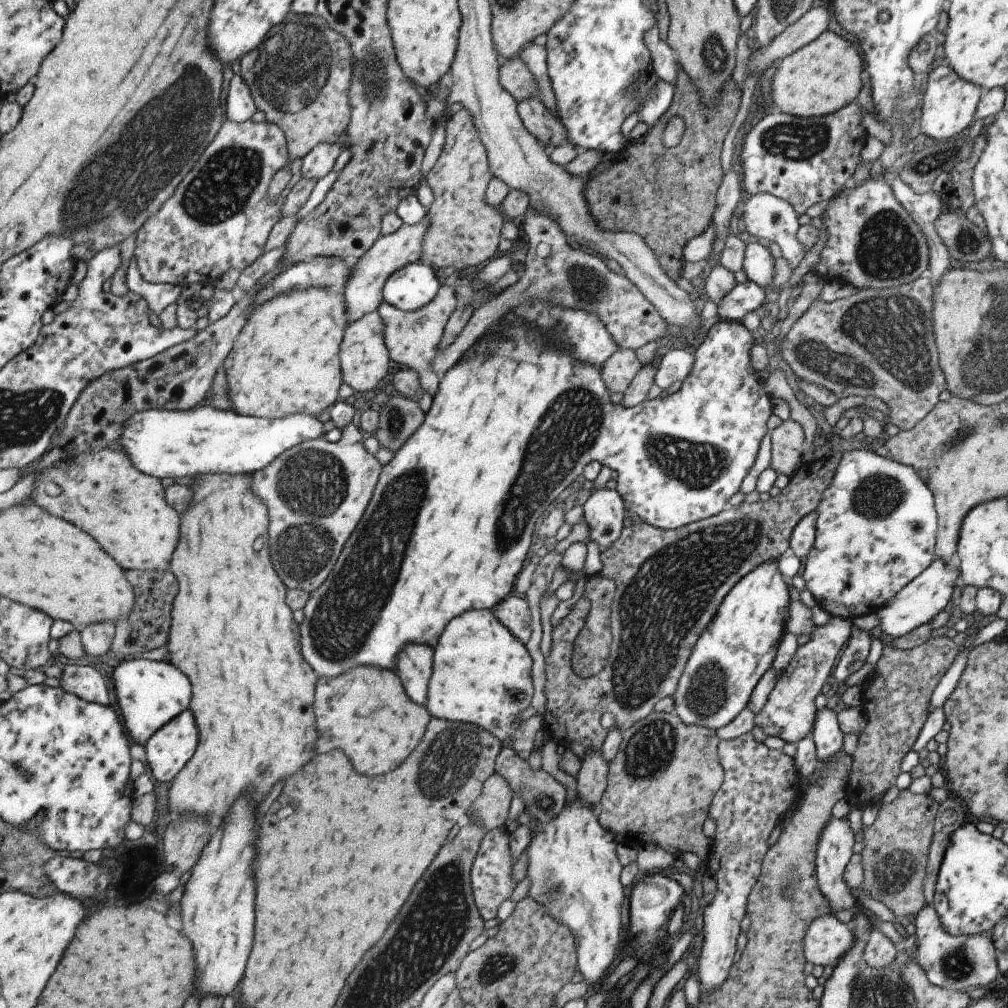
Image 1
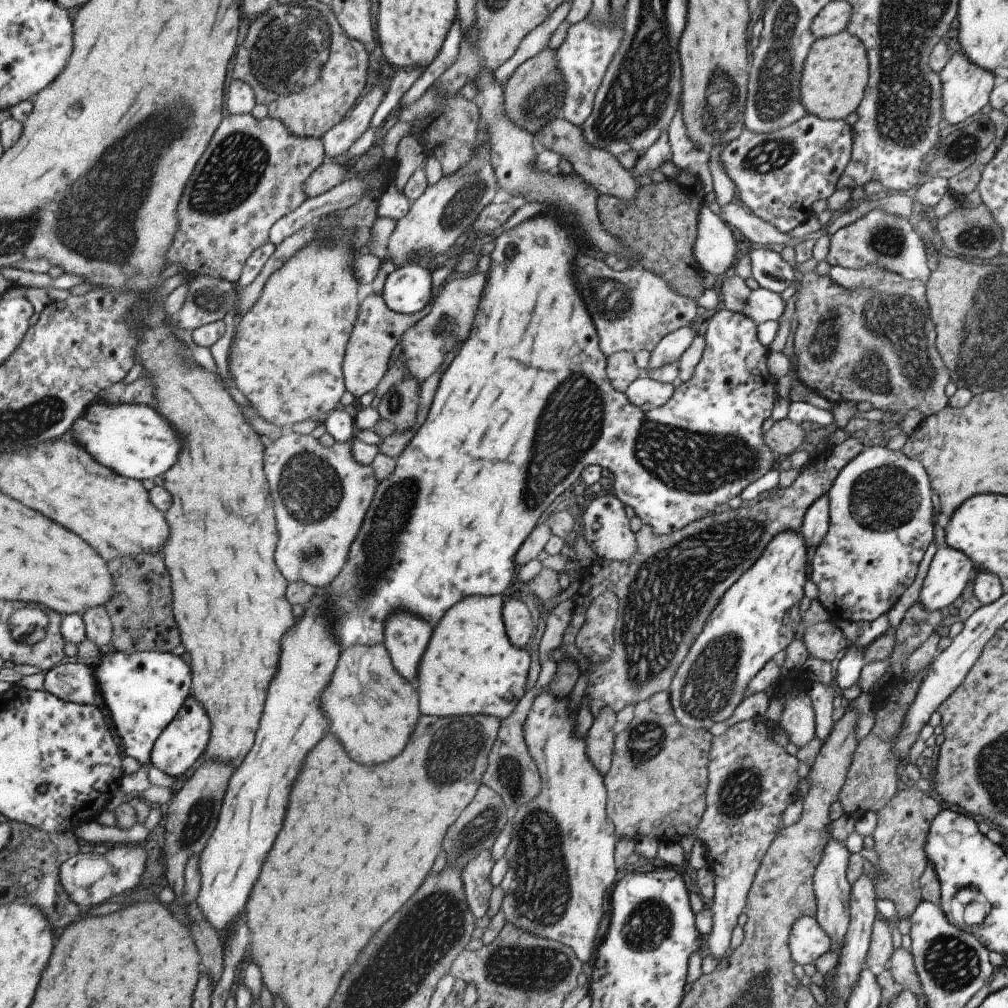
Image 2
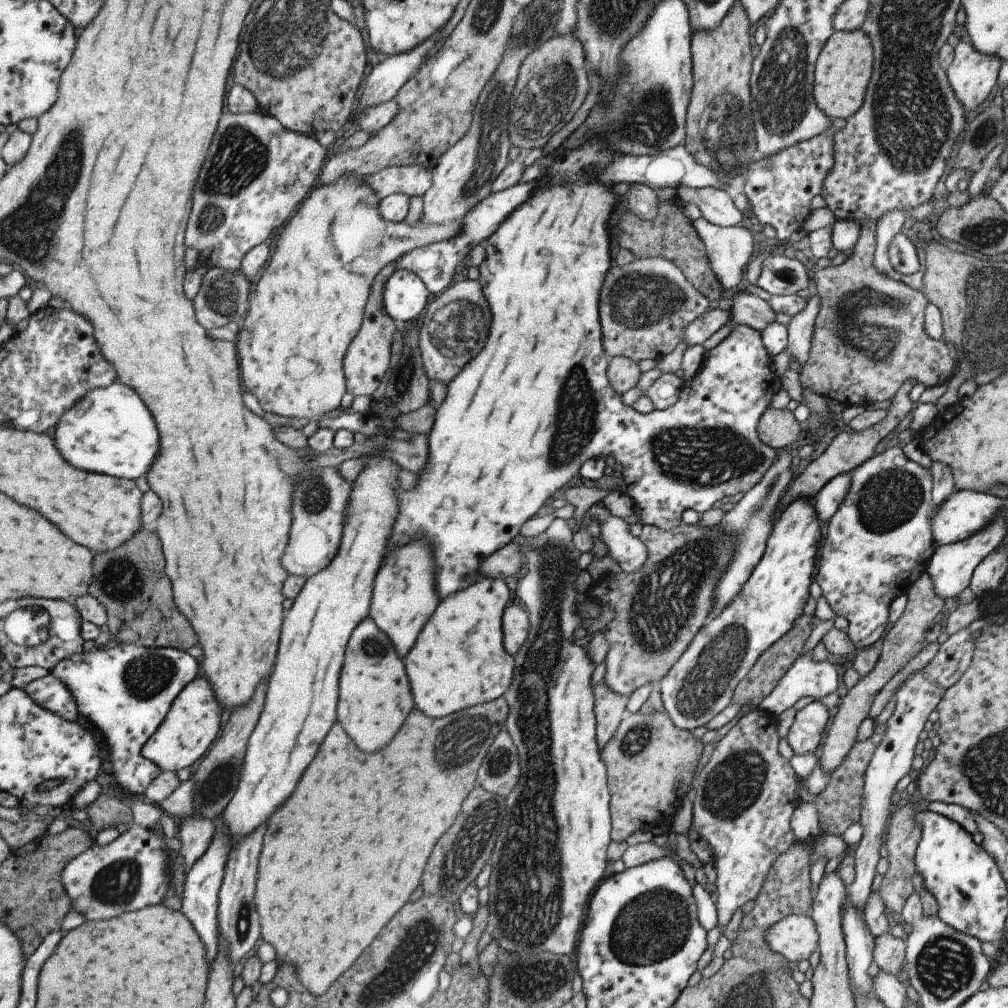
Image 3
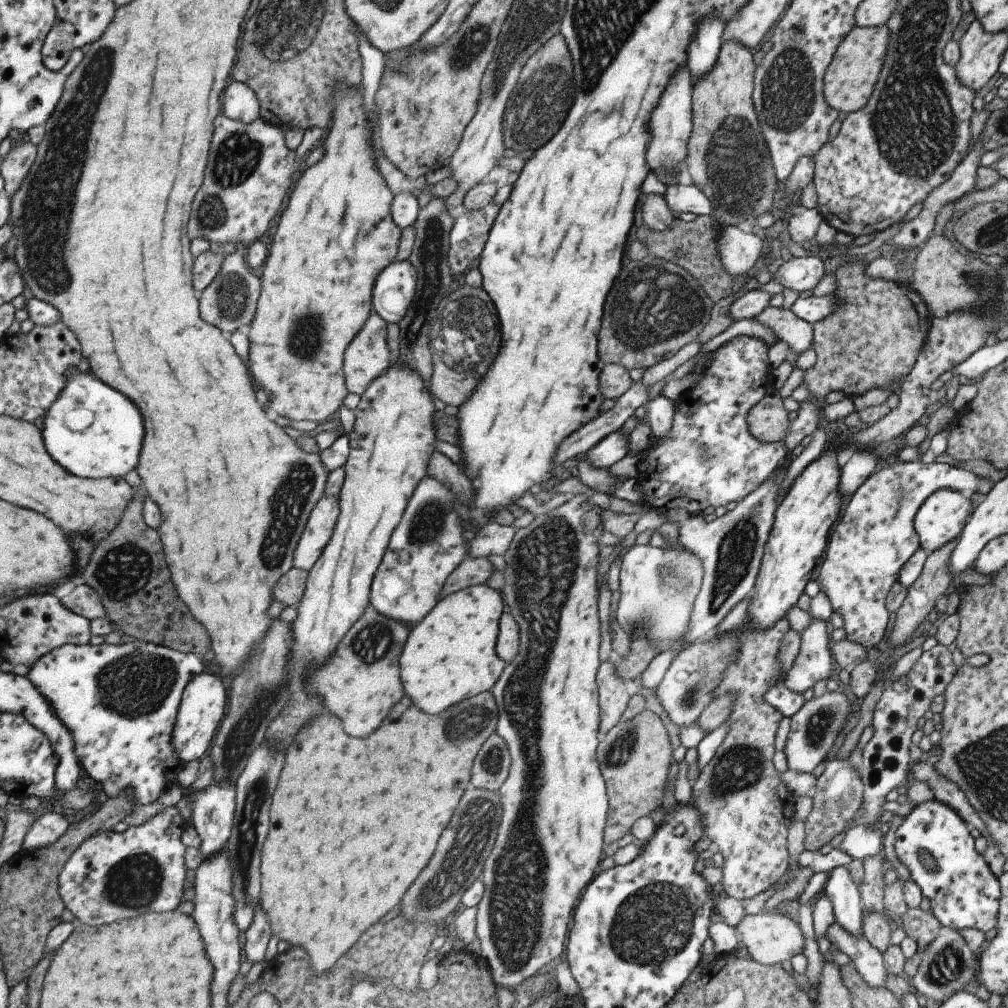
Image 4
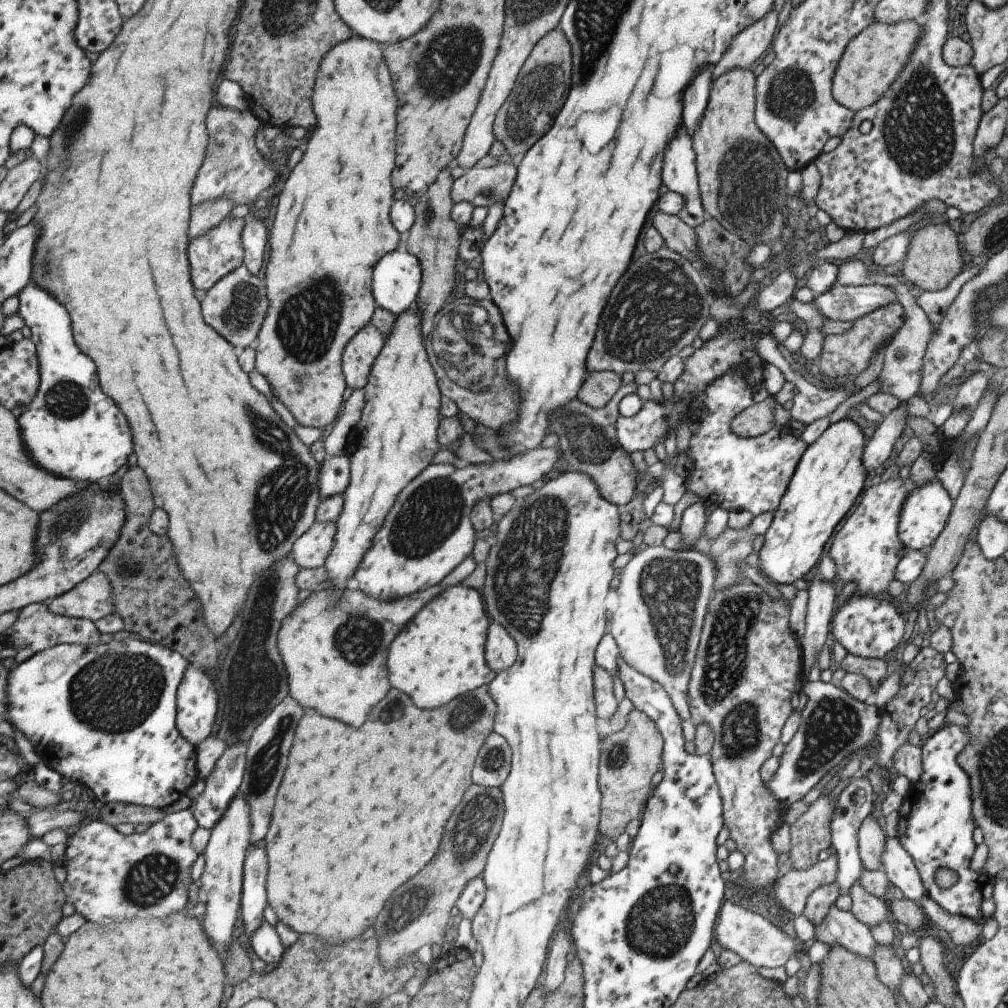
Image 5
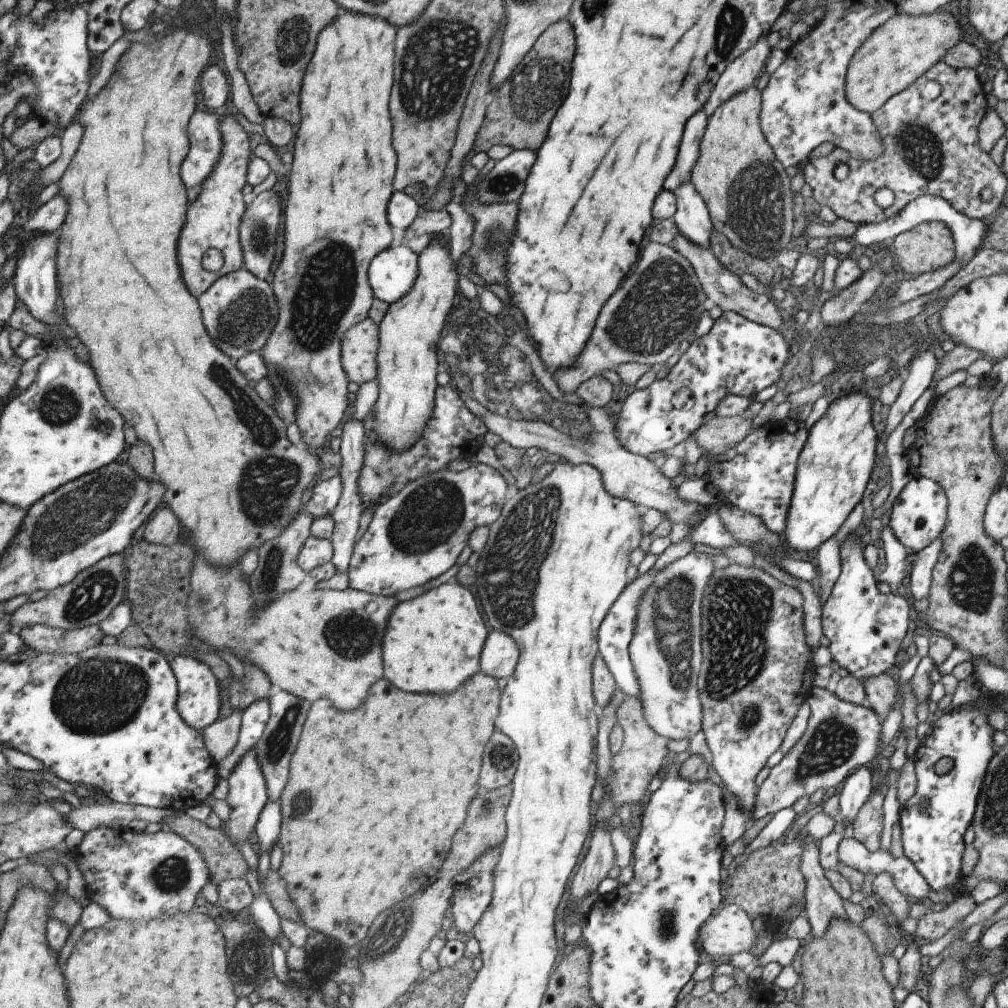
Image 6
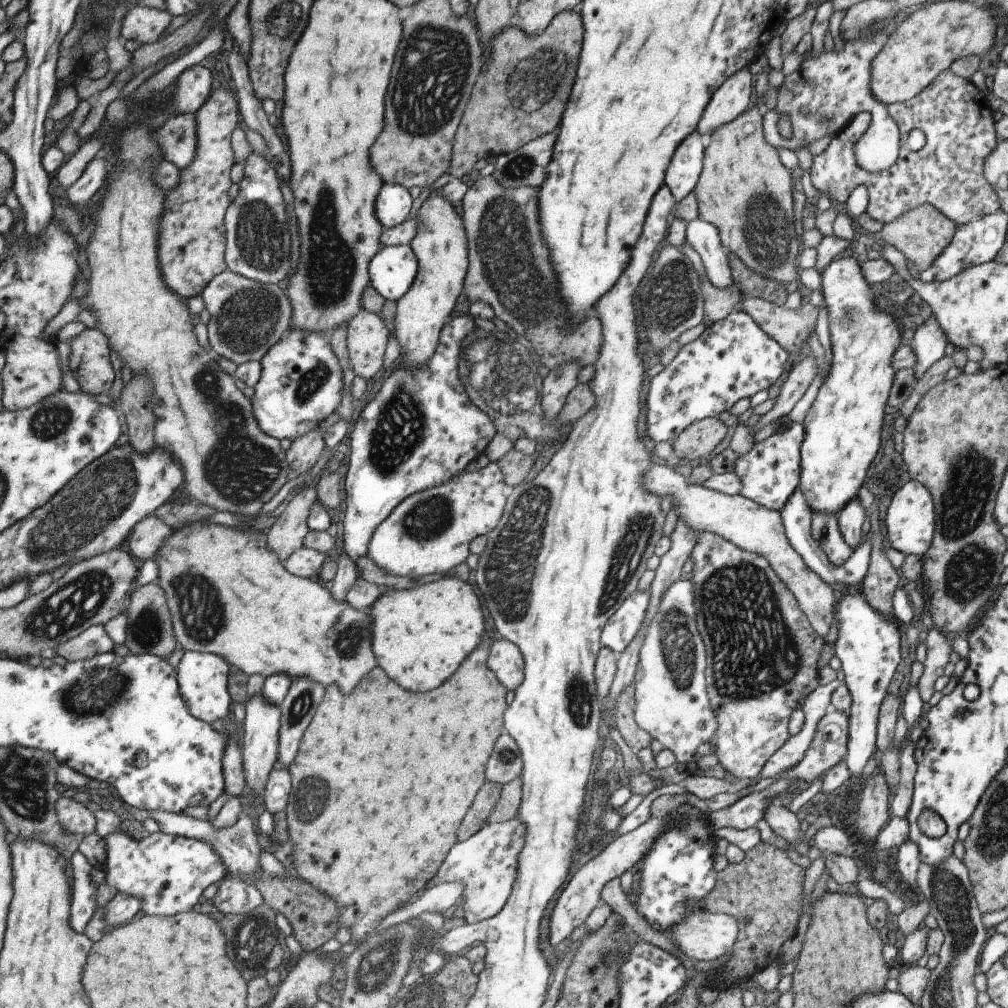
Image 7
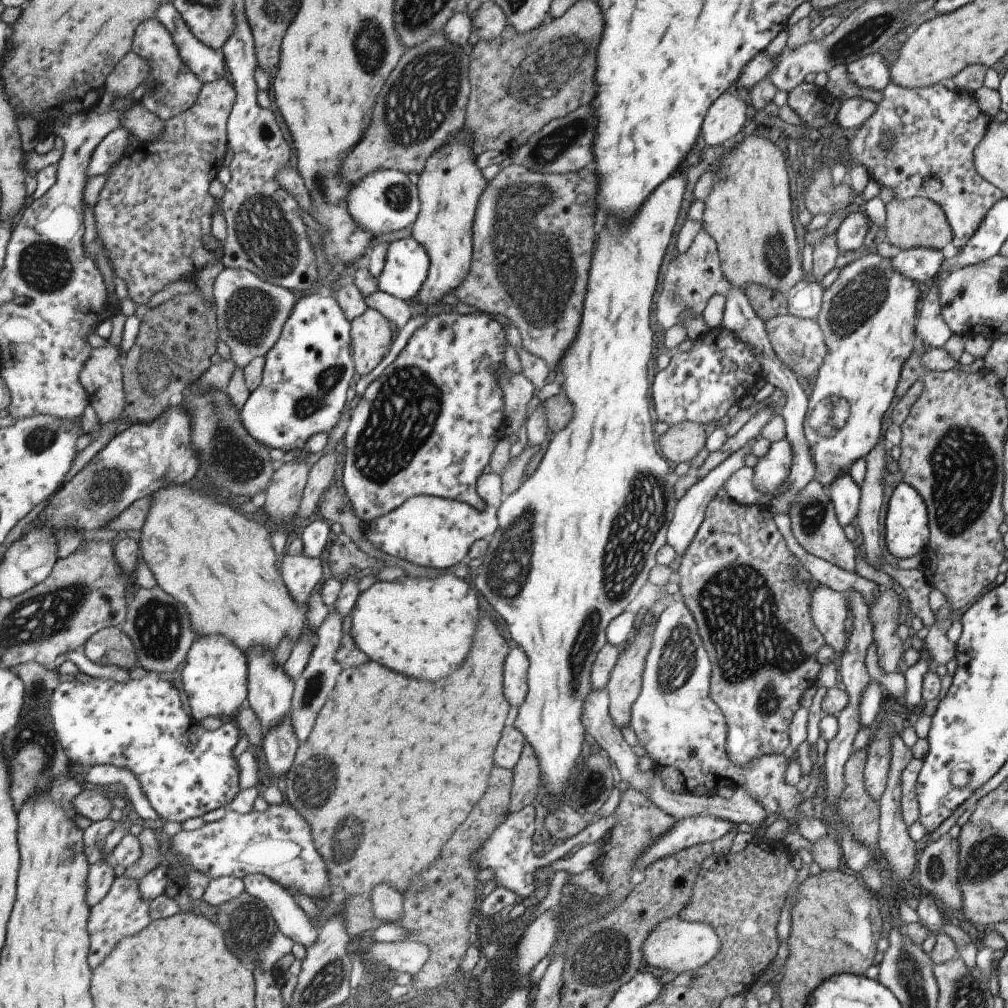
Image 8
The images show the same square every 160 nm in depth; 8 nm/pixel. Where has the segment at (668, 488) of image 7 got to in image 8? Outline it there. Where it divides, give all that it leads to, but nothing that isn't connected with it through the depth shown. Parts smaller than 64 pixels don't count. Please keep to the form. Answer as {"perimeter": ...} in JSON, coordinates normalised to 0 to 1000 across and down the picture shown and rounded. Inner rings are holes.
{"perimeter":[[[818,580],[806,584],[804,589],[804,610],[817,639],[826,643],[828,653],[837,646],[840,627],[836,625],[836,615],[842,610],[840,595],[836,586],[824,585]]]}

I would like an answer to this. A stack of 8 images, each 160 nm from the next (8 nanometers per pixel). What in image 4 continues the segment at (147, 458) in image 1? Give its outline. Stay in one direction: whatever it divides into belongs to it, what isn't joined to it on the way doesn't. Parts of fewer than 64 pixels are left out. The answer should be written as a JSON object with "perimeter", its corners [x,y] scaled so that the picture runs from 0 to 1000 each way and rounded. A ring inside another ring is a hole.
{"perimeter":[[[82,366],[70,367],[64,385],[40,418],[45,440],[72,470],[90,475],[120,474],[138,460],[144,419],[130,397]]]}

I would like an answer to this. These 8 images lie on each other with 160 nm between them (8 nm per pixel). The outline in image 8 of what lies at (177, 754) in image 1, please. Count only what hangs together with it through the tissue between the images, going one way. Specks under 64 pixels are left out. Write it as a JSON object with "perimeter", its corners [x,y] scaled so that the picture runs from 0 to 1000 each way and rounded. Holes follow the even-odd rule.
{"perimeter":[[[223,630],[197,631],[186,649],[176,672],[182,678],[182,685],[187,690],[189,710],[193,714],[212,710],[232,713],[233,706],[247,696],[248,690],[248,656],[244,647],[237,643]]]}

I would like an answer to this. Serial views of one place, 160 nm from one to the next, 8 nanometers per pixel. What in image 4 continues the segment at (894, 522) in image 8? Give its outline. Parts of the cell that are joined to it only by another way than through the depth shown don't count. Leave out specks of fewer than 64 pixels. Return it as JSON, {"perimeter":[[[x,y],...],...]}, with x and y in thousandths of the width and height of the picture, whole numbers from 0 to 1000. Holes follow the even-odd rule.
{"perimeter":[[[945,485],[925,488],[912,501],[906,512],[906,526],[911,542],[919,549],[932,544],[938,537],[949,535],[965,501]]]}

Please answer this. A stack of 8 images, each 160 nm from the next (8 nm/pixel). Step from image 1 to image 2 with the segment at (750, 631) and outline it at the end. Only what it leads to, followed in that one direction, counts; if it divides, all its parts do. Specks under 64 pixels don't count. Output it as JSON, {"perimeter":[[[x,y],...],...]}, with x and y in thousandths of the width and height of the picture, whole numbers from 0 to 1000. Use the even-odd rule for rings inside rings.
{"perimeter":[[[793,527],[771,529],[759,541],[753,554],[715,590],[663,681],[667,709],[677,721],[702,723],[709,716],[723,712],[727,703],[737,694],[741,678],[763,654],[777,646],[787,632],[792,630],[795,614],[792,601],[798,591],[797,578],[800,576],[800,543]]]}

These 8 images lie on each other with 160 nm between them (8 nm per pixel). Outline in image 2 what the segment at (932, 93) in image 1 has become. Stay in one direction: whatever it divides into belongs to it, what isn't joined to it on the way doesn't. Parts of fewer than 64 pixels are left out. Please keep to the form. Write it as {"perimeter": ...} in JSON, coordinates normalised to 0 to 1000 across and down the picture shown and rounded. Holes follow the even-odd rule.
{"perimeter":[[[955,51],[944,54],[938,65],[931,71],[933,75],[933,100],[935,103],[936,123],[955,121],[980,102],[980,95],[985,83],[990,80],[979,68],[966,64]]]}

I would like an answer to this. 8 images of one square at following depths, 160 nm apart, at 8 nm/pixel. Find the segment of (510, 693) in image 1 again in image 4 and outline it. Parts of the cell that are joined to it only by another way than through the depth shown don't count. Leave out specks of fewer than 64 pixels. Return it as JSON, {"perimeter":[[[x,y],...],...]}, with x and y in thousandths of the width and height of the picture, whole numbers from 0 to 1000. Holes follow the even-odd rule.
{"perimeter":[[[477,578],[476,580],[467,580],[463,583],[451,586],[434,595],[432,601],[407,623],[395,653],[395,667],[402,688],[406,690],[406,694],[408,694],[416,704],[420,704],[420,706],[424,706],[424,708],[436,708],[438,704],[441,704],[441,702],[445,702],[445,700],[453,698],[453,696],[457,696],[457,694],[461,694],[461,692],[467,692],[467,690],[471,690],[471,688],[475,688],[475,687],[479,687],[479,685],[486,685],[489,678],[495,673],[499,662],[502,660],[494,651],[491,651],[494,615],[496,609],[500,606],[495,586],[484,583],[481,578]]]}

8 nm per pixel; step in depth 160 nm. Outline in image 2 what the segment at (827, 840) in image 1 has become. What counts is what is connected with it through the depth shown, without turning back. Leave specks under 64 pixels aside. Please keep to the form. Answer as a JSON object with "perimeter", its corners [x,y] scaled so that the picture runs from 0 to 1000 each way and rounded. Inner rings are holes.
{"perimeter":[[[824,831],[822,836],[817,839],[813,854],[806,867],[807,887],[810,895],[807,911],[811,914],[813,921],[823,931],[823,939],[820,944],[834,942],[843,912],[843,903],[841,902],[843,877],[838,871],[842,848],[838,842],[838,835],[827,834]]]}

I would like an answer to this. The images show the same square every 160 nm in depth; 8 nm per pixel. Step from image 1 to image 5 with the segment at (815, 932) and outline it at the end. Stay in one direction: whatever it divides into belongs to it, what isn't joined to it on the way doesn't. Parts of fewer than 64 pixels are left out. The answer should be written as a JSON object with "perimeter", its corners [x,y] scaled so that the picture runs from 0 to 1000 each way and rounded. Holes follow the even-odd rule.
{"perimeter":[[[719,893],[715,896],[709,912],[708,931],[713,938],[731,946],[733,952],[751,961],[754,958],[771,960],[771,958],[777,958],[789,944],[785,931],[775,924],[774,918],[762,910],[760,905],[752,904],[747,899]]]}

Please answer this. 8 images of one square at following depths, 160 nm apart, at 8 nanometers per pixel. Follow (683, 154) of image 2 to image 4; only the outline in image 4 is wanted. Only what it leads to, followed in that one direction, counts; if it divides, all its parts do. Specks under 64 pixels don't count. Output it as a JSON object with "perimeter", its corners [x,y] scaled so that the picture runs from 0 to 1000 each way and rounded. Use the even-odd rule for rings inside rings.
{"perimeter":[[[688,183],[664,184],[657,195],[668,210],[688,210],[690,213],[701,213],[703,216],[707,216],[703,198]]]}

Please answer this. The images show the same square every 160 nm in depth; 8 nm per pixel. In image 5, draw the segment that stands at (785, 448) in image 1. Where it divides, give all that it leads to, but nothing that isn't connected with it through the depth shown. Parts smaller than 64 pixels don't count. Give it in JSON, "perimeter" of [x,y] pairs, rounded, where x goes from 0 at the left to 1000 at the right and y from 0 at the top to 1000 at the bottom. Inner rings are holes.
{"perimeter":[[[762,392],[756,399],[743,402],[723,418],[723,427],[735,435],[756,432],[768,422],[766,413],[768,401],[767,393]]]}

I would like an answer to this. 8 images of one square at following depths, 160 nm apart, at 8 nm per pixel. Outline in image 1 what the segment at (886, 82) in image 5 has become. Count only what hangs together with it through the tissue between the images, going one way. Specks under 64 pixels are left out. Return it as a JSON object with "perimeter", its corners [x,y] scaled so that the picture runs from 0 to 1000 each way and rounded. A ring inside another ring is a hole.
{"perimeter":[[[818,30],[809,40],[779,56],[765,79],[765,101],[775,113],[811,116],[825,113],[845,101],[854,87],[853,54],[838,38]]]}

